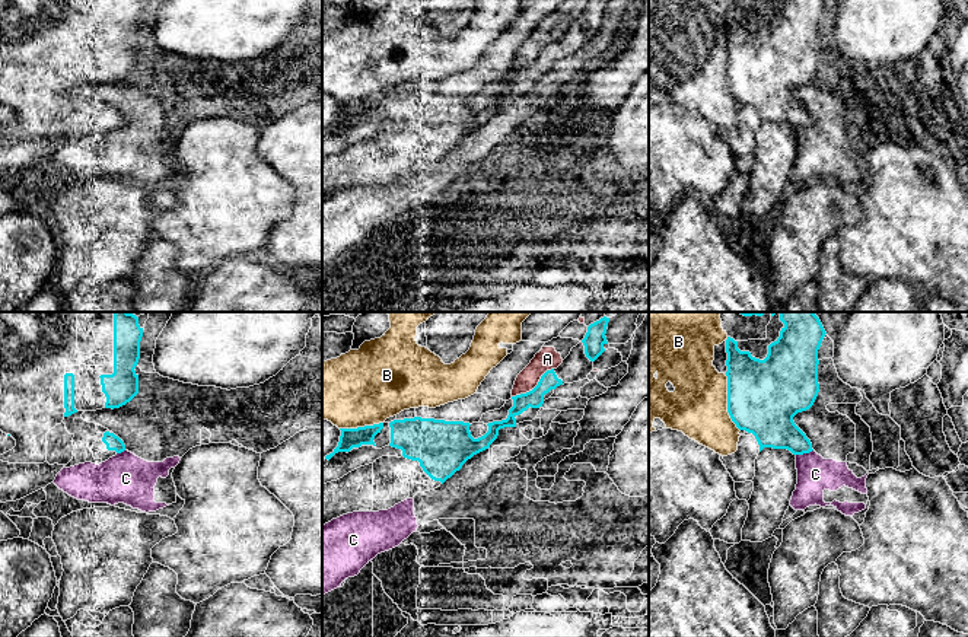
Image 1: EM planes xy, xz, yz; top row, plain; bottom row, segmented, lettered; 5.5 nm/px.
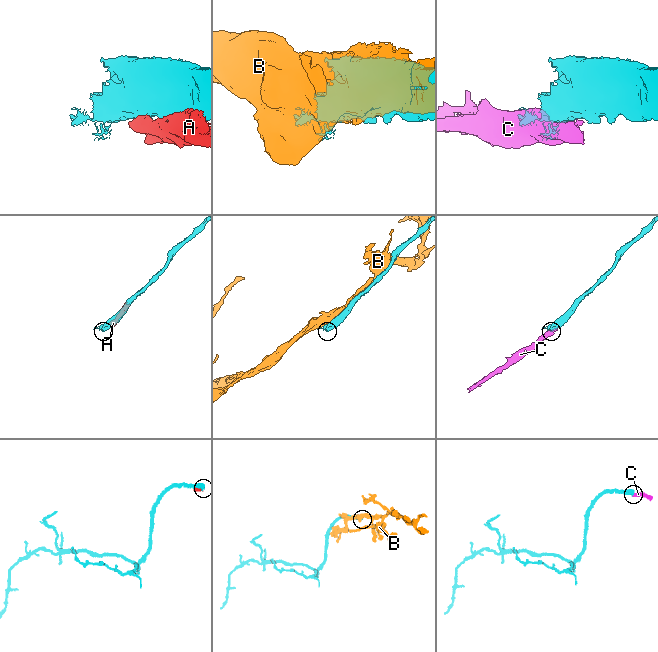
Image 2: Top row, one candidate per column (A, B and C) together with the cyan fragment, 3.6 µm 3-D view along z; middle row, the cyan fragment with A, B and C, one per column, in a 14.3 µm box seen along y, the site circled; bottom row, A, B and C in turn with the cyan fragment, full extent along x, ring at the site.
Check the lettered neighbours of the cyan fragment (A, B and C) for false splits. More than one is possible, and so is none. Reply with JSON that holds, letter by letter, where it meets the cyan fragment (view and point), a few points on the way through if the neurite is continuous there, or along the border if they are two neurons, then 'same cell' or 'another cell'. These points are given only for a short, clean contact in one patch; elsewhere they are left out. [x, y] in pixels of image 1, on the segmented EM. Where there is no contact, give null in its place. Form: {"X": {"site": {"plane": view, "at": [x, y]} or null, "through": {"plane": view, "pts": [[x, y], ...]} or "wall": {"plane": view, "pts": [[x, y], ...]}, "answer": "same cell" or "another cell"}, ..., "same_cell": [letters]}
{"A": {"site": {"plane": "xz", "at": [535, 387]}, "answer": "another cell"}, "B": {"site": {"plane": "yz", "at": [728, 403]}, "answer": "another cell"}, "C": {"site": {"plane": "yz", "at": [803, 452]}, "wall": {"plane": "yz", "pts": [[812, 449], [796, 455]]}, "answer": "another cell"}, "same_cell": []}

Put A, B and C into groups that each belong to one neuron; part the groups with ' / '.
A C / B

